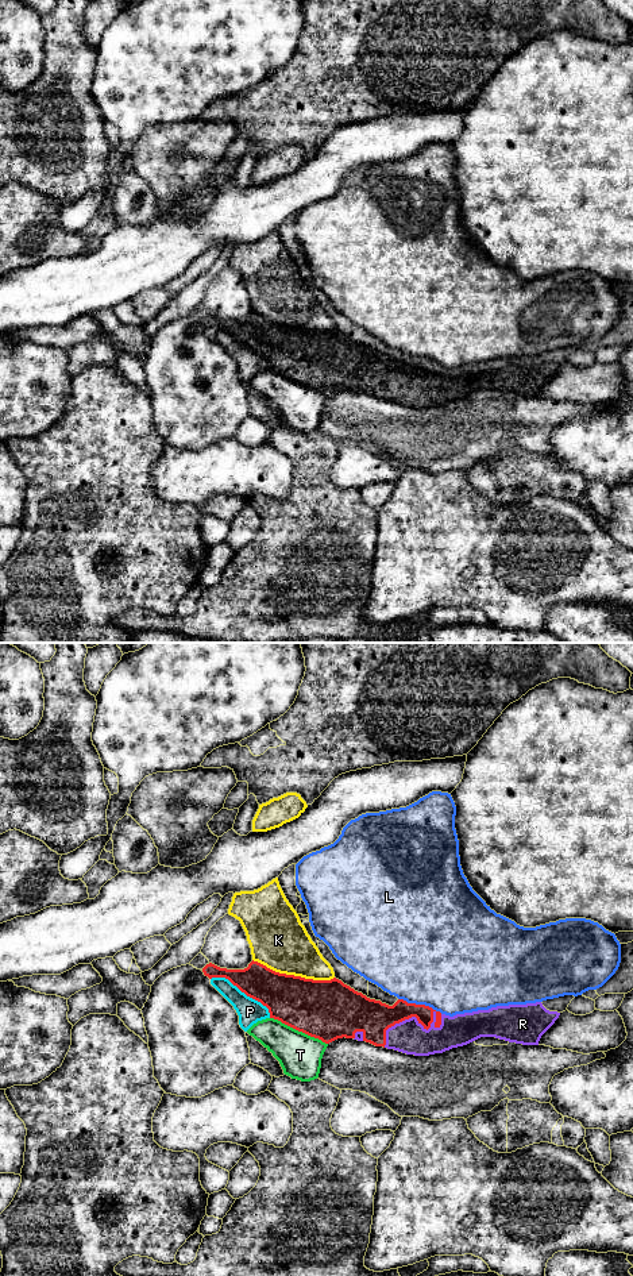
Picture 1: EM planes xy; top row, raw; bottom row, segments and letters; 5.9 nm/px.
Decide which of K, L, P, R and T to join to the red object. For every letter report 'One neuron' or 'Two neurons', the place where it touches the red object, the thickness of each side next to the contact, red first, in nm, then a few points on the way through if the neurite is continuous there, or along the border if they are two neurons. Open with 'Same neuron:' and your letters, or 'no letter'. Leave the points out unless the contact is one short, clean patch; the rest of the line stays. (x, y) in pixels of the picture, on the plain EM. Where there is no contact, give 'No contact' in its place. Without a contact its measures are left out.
Same neuron: R
K: Two neurons. Touches red at xy (293, 327). Thickness 340 nm (red) against 340 nm
L: Two neurons. Touches red at xy (420, 357). Thickness 160 nm (red) against 500 nm
P: Two neurons. Touches red at xy (243, 343). Thickness 260 nm (red) against 150 nm
R: One neuron. Touches red at xy (410, 369). Thickness 200 nm (red) against 200 nm
T: Two neurons. Touches red at xy (298, 382). Thickness 360 nm (red) against 260 nm

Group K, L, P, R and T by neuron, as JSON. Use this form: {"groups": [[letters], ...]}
{"groups": [["K"], ["L"], ["P"], ["R"], ["T"]]}

